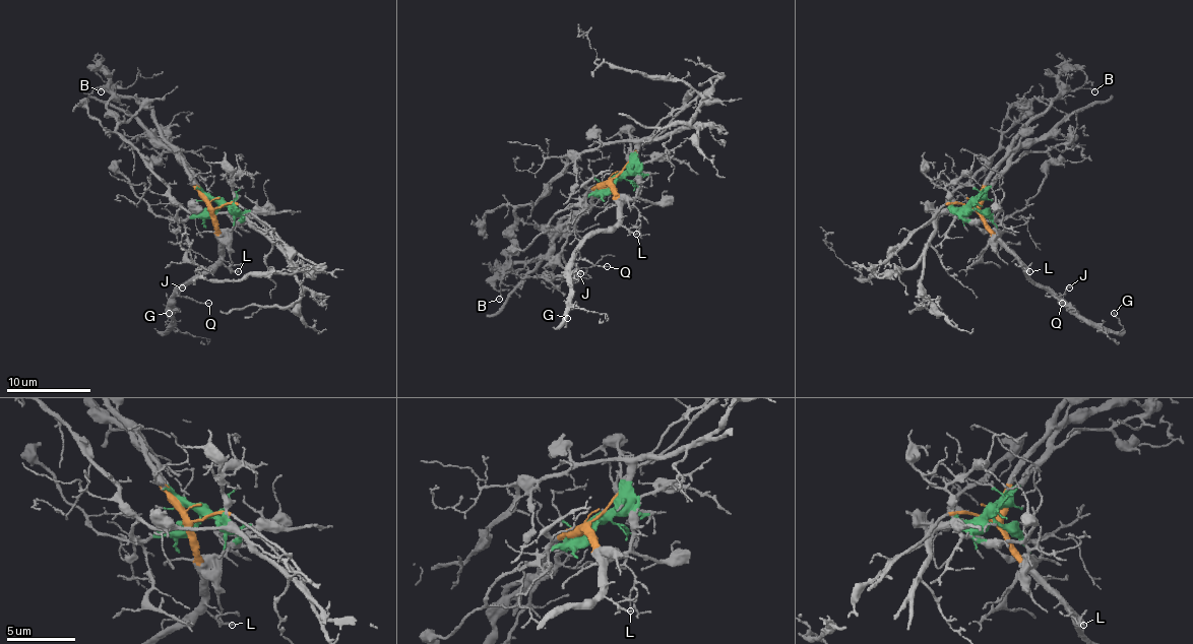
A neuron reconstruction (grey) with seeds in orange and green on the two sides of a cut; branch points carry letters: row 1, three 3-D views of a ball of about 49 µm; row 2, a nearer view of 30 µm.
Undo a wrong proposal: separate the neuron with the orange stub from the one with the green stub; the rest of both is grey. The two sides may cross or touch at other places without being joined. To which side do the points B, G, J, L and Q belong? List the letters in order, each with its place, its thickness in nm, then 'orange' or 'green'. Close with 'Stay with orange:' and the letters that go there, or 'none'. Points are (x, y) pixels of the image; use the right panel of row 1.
B: at (1094, 91); 80 nm thick; green
G: at (1114, 313); 130 nm thick; orange
J: at (1069, 287); 160 nm thick; orange
L: at (1029, 271); 110 nm thick; orange
Q: at (1062, 303); 120 nm thick; orange
Stay with orange: G, J, L, Q

